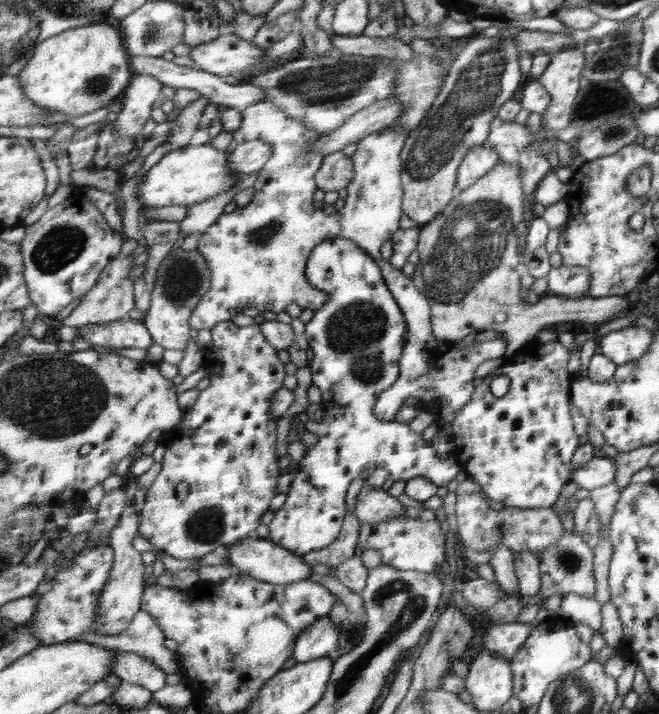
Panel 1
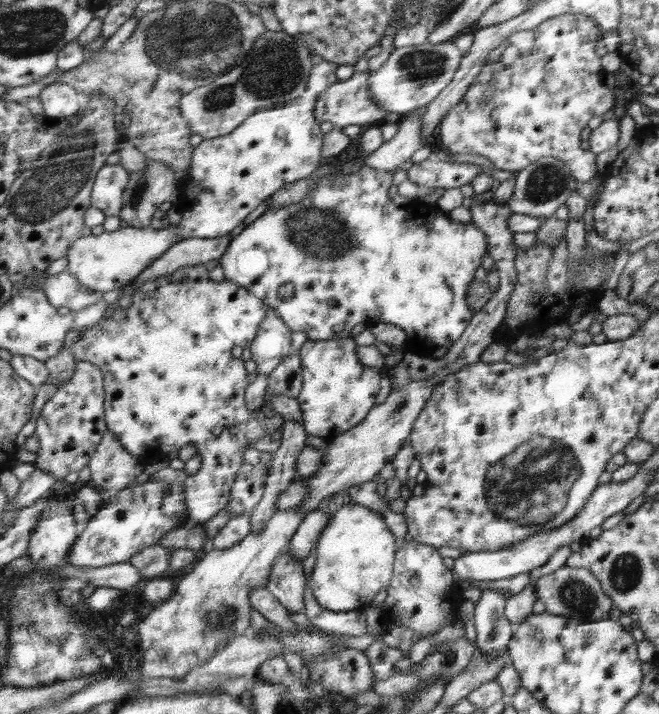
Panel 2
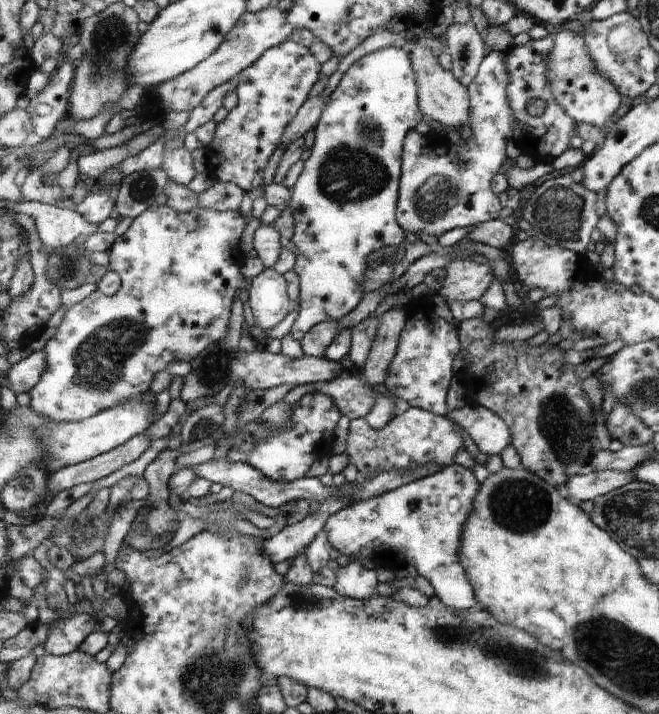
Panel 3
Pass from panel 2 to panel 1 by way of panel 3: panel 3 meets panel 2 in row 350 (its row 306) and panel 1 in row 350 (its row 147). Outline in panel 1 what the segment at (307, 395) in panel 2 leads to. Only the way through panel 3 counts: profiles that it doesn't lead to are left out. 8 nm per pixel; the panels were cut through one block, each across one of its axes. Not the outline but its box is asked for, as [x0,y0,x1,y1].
[268,239,461,556]

